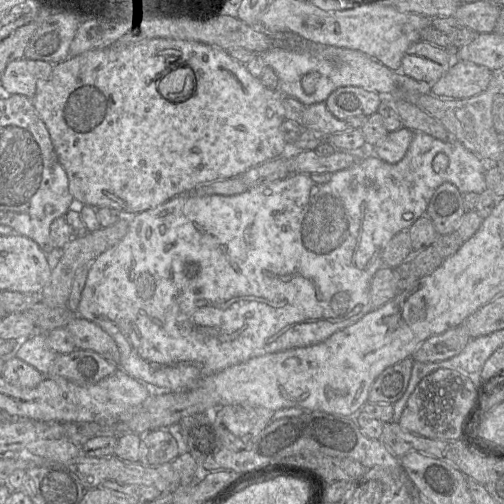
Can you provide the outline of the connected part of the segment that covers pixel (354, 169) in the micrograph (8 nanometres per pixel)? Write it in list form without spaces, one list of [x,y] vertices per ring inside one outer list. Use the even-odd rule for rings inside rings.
[[[415,131],[406,155],[399,162],[390,164],[374,154],[366,154],[349,168],[333,173],[330,181],[324,184],[313,182],[307,174],[290,174],[279,181],[251,187],[237,195],[177,196],[162,205],[130,217],[127,234],[89,265],[77,315],[94,322],[114,339],[120,351],[119,369],[157,392],[186,390],[210,375],[251,358],[320,343],[335,332],[356,323],[372,310],[369,297],[370,282],[383,266],[382,257],[387,244],[397,233],[408,230],[417,219],[426,214],[435,190],[444,182],[450,182],[462,194],[481,194],[487,189],[486,170],[487,163],[460,142],[445,142]],[[438,153],[448,156],[449,165],[444,172],[436,173],[432,161]]]

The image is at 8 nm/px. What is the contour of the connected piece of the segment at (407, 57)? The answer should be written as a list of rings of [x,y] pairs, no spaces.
[[[426,41],[412,44],[402,58],[401,72],[419,82],[433,84],[452,65],[452,53]]]

